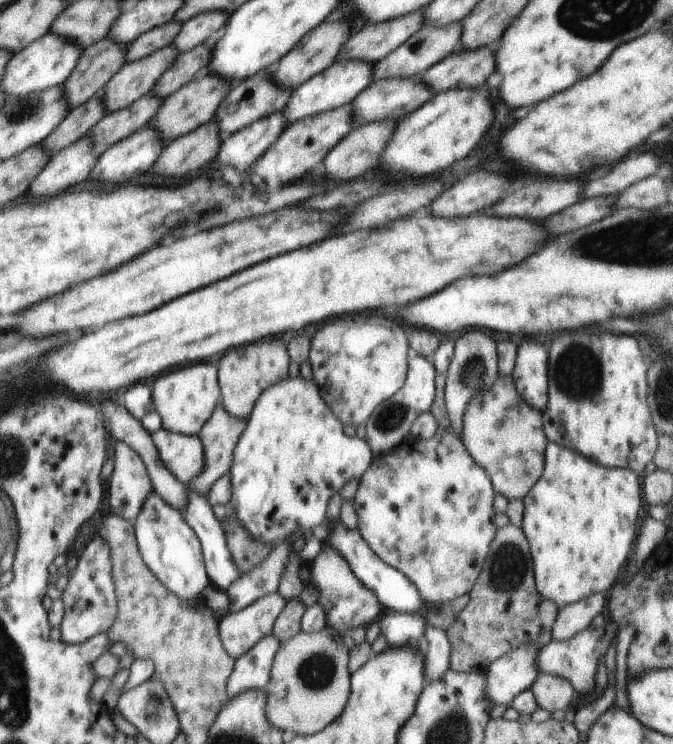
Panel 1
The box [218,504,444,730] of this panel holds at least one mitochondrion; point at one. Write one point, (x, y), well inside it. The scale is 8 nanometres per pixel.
(317, 672)

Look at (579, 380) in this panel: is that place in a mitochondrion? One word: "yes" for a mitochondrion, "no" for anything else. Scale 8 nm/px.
yes

